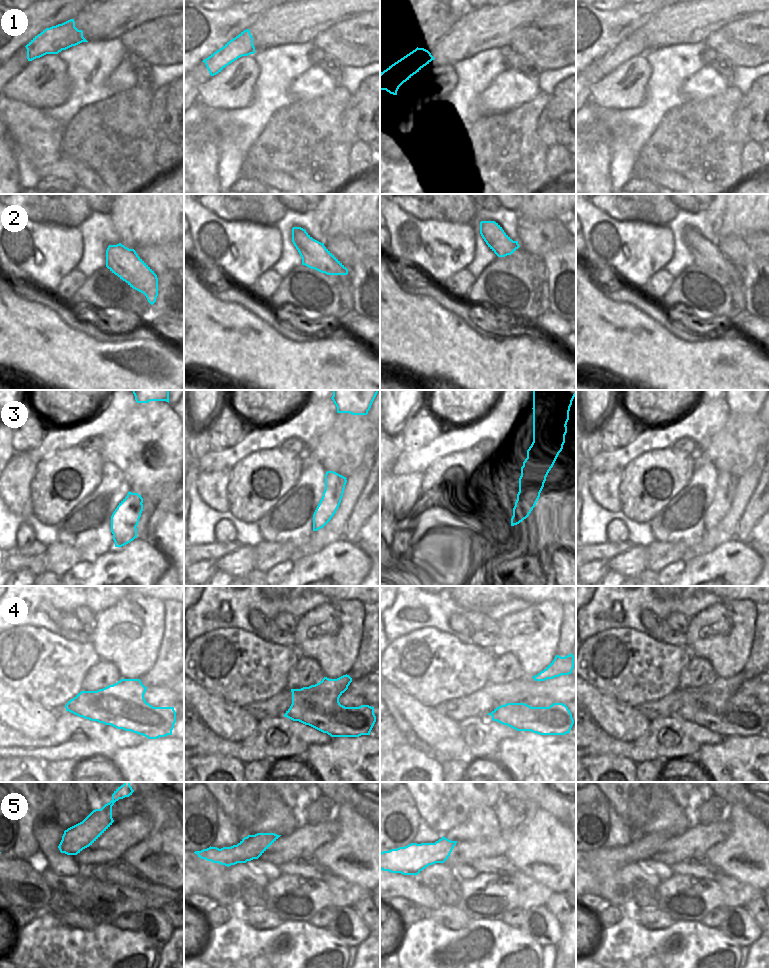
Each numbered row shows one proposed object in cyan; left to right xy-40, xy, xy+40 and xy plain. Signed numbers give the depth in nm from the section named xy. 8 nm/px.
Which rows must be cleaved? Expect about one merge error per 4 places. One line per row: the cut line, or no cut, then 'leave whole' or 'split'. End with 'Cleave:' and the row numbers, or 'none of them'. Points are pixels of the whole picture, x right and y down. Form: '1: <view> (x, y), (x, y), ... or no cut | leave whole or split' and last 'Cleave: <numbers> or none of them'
1: no cut | leave whole
2: no cut | leave whole
3: no cut | leave whole
4: no cut | leave whole
5: no cut | leave whole
Cleave: none of them

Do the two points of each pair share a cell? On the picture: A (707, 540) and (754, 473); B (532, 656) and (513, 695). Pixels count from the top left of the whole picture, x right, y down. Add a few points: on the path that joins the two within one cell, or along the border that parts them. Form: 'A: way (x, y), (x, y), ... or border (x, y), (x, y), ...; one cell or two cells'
A: way (725, 526), (732, 519), (744, 491); one cell
B: border (524, 676), (531, 677); two cells

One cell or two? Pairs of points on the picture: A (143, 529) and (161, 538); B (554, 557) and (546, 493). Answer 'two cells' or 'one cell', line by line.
A: two cells
B: two cells

